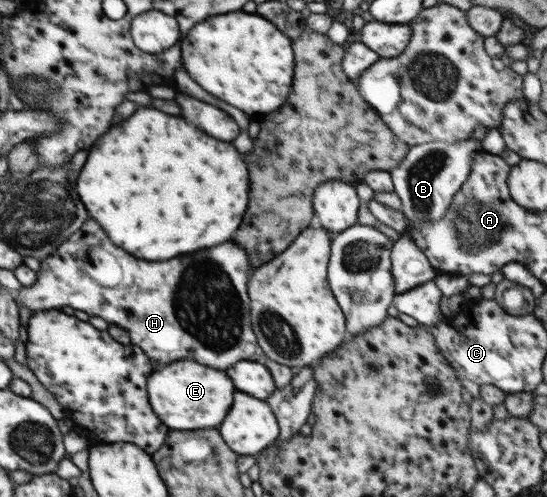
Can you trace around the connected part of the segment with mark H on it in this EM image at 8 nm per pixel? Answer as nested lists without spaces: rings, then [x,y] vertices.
[[[87,219],[55,252],[40,261],[35,284],[21,287],[16,292],[16,303],[27,306],[32,313],[71,306],[74,310],[83,310],[89,316],[99,316],[109,325],[125,330],[131,342],[158,363],[169,364],[177,358],[195,360],[199,364],[221,370],[227,370],[243,359],[263,363],[265,358],[261,356],[264,354],[255,340],[255,330],[251,330],[249,312],[248,280],[254,269],[248,261],[248,253],[245,254],[246,250],[241,248],[225,242],[221,246],[185,254],[167,262],[147,262],[127,254],[120,246],[113,244],[95,220]]]

